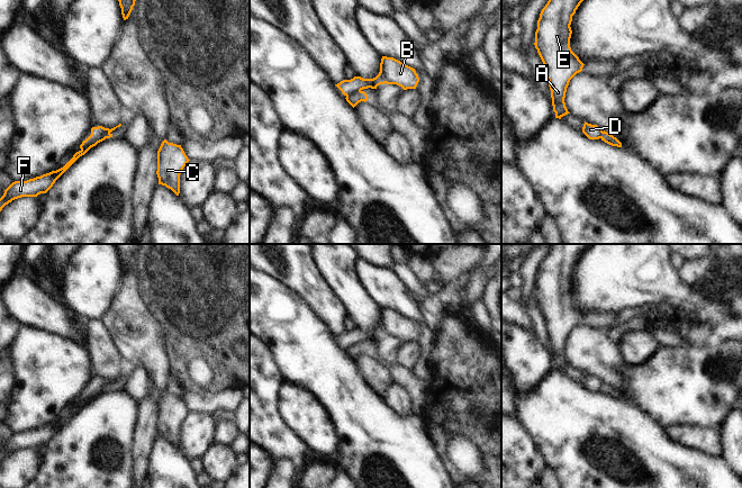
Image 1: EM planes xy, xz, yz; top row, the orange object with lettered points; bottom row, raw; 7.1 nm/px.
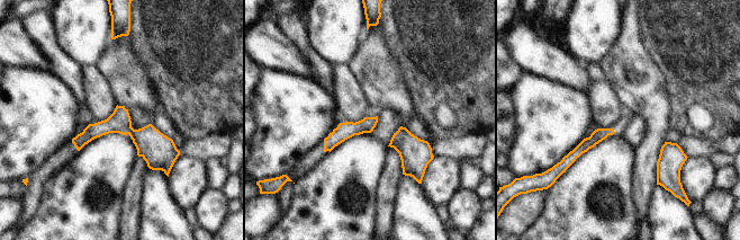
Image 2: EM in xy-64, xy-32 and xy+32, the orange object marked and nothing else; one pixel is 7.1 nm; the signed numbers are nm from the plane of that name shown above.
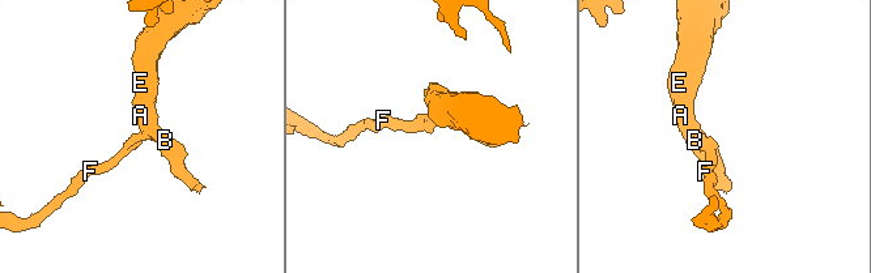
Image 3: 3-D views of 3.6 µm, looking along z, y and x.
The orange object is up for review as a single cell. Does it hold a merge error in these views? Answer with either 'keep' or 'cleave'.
cleave

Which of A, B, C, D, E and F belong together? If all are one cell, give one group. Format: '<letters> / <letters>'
A B C D E / F

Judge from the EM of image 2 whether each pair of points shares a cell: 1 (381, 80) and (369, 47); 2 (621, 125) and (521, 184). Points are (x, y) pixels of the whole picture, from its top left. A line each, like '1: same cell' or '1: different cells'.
1: same cell
2: same cell

